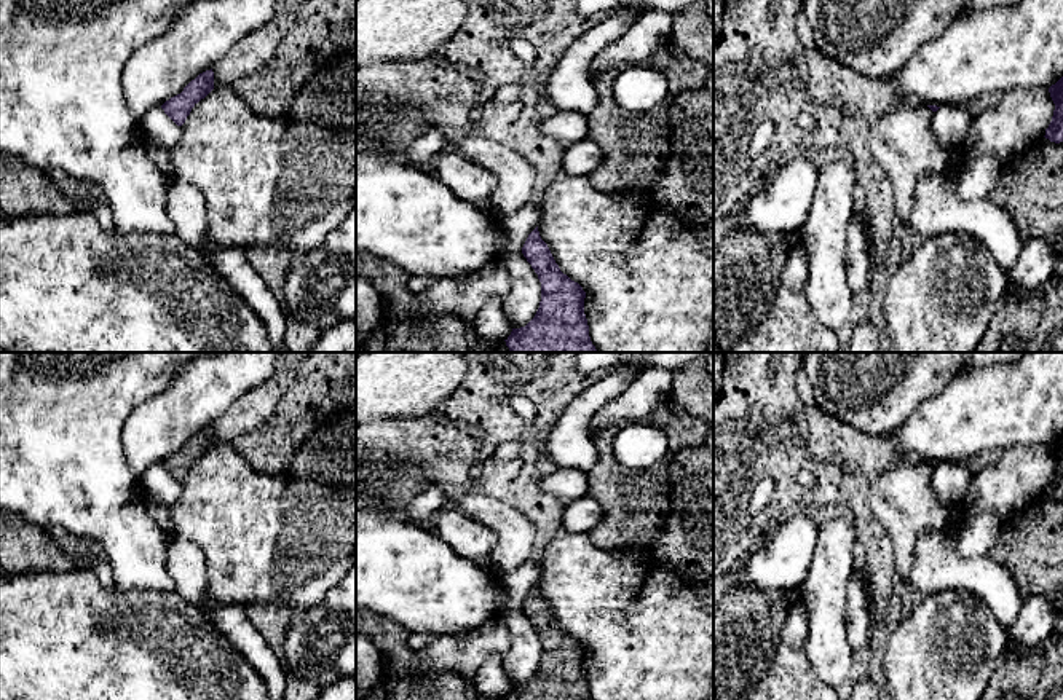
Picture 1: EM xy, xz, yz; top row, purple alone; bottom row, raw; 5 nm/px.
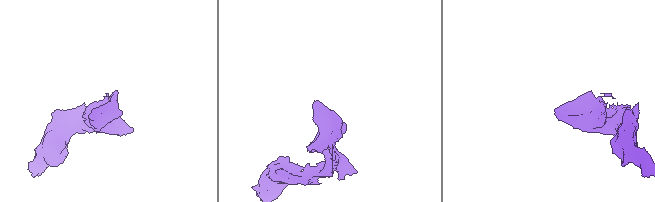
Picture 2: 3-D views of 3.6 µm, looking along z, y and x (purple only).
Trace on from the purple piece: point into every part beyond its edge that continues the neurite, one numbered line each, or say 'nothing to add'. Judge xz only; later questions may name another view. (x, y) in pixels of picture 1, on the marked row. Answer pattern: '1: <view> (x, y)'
nothing to add

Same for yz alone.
nothing to add

